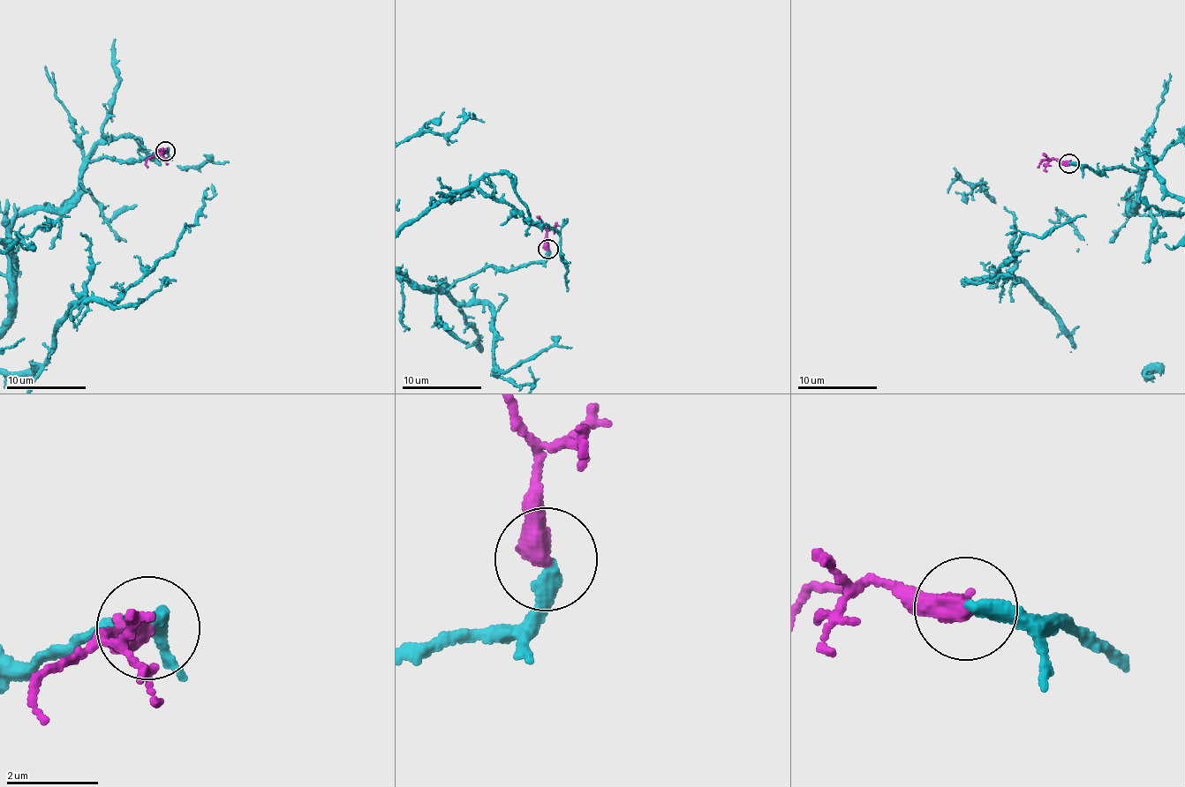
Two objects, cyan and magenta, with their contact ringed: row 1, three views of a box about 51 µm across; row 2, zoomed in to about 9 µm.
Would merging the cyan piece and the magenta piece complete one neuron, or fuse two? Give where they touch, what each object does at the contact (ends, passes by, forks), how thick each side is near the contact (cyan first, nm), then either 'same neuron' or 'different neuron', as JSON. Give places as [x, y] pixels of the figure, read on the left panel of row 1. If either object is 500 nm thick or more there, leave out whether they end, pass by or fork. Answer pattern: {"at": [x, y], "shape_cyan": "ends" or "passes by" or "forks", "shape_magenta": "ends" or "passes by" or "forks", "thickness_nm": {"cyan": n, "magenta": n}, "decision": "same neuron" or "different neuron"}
{"at": [165, 151], "thickness_nm": {"cyan": 360, "magenta": 500}, "decision": "same neuron"}

